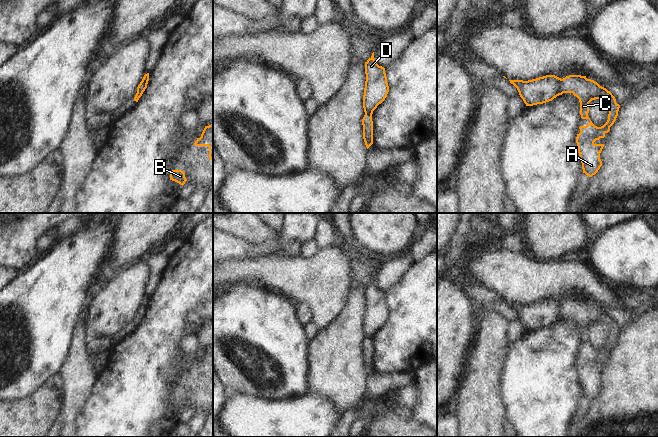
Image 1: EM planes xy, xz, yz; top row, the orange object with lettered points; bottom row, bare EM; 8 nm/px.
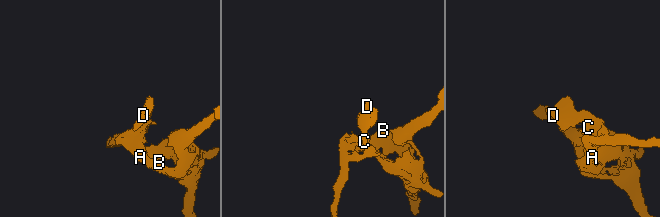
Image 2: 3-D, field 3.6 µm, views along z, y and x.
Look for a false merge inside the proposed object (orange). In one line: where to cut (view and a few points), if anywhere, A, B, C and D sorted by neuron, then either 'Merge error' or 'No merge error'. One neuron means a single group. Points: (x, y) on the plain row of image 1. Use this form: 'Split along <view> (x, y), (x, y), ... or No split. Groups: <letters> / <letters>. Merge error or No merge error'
No split. Groups: A B C D. No merge error

